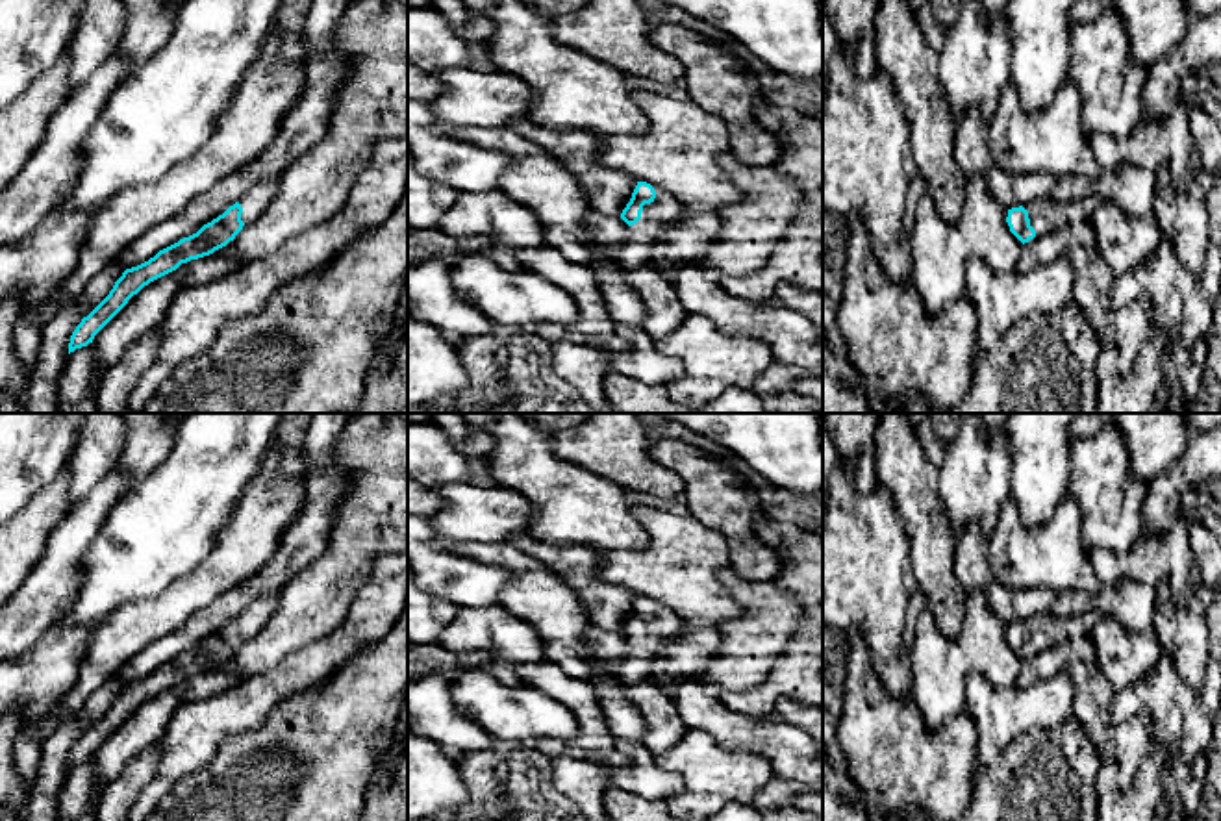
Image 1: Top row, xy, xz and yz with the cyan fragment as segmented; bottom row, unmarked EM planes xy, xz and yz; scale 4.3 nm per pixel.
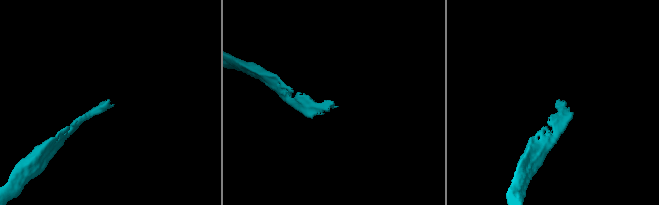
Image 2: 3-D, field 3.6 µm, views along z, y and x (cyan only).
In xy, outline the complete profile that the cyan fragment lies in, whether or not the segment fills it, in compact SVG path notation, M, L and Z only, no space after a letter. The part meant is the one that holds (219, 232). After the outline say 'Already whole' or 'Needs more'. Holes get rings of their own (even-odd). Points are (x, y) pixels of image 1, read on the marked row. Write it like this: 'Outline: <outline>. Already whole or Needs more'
Outline: M265 180L246 191L222 215L204 224L196 234L159 250L148 261L126 269L109 295L76 326L69 354L93 343L94 335L150 282L176 271L182 263L213 254L226 246L252 221L256 221L278 193L278 180Z. Needs more

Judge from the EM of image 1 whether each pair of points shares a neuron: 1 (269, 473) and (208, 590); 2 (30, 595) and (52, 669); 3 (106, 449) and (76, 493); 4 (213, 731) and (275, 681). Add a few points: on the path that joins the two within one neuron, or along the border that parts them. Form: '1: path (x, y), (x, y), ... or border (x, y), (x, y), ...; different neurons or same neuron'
1: path (269, 503), (251, 538), (232, 560); same neuron
2: border (52, 623), (19, 655); different neurons
3: path (95, 460), (86, 469), (82, 482); same neuron
4: path (228, 716), (260, 694); same neuron

